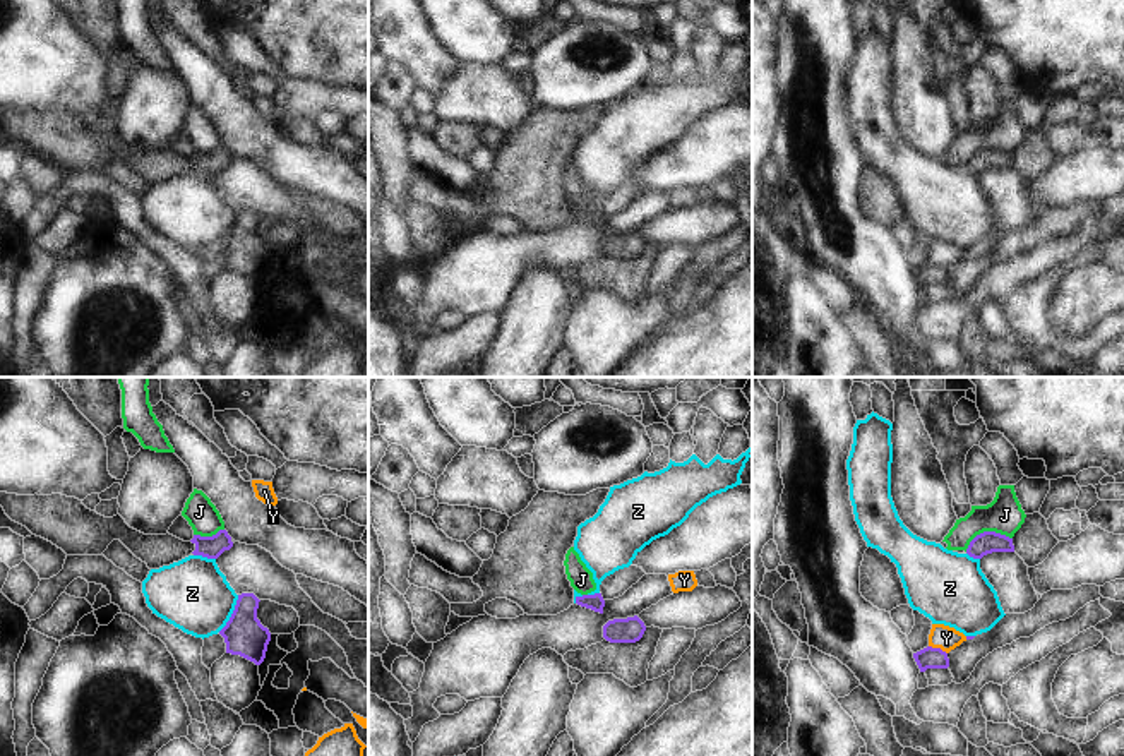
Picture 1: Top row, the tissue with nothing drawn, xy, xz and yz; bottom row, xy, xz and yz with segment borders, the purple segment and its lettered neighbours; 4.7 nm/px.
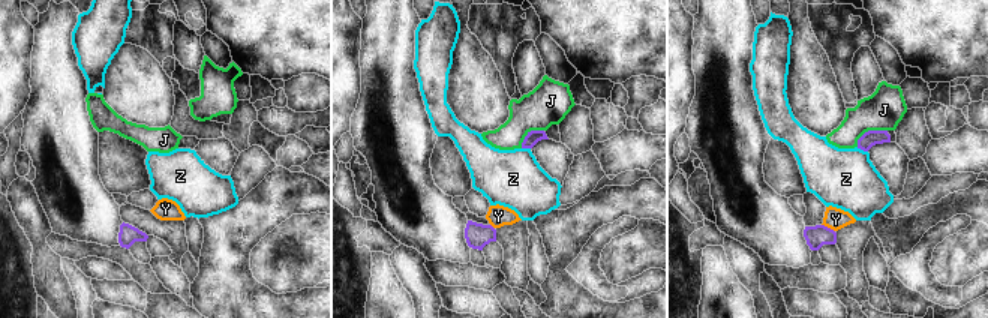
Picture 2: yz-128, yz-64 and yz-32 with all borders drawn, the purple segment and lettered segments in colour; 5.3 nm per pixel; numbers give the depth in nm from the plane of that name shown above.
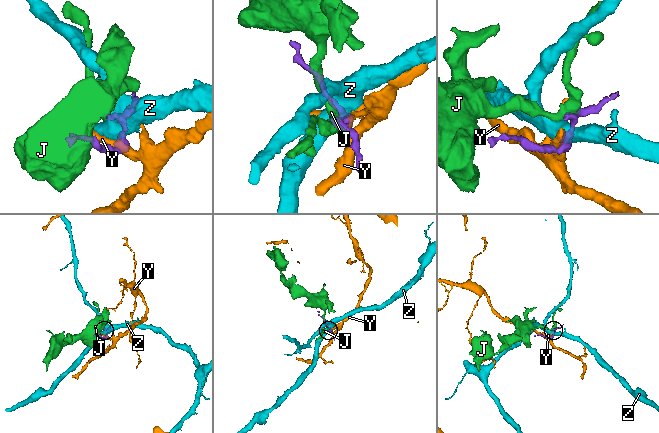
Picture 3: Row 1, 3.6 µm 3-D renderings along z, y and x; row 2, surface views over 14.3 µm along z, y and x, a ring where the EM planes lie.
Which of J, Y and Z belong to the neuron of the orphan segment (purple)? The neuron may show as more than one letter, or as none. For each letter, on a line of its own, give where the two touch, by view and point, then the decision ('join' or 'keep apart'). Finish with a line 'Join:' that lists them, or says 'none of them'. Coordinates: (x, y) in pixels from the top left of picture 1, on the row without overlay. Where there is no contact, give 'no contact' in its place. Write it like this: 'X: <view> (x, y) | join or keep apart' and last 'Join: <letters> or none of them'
J: yz (986, 148) | keep apart
Y: yz (938, 264) | keep apart
Z: xy (232, 230) | keep apart
Join: none of them

